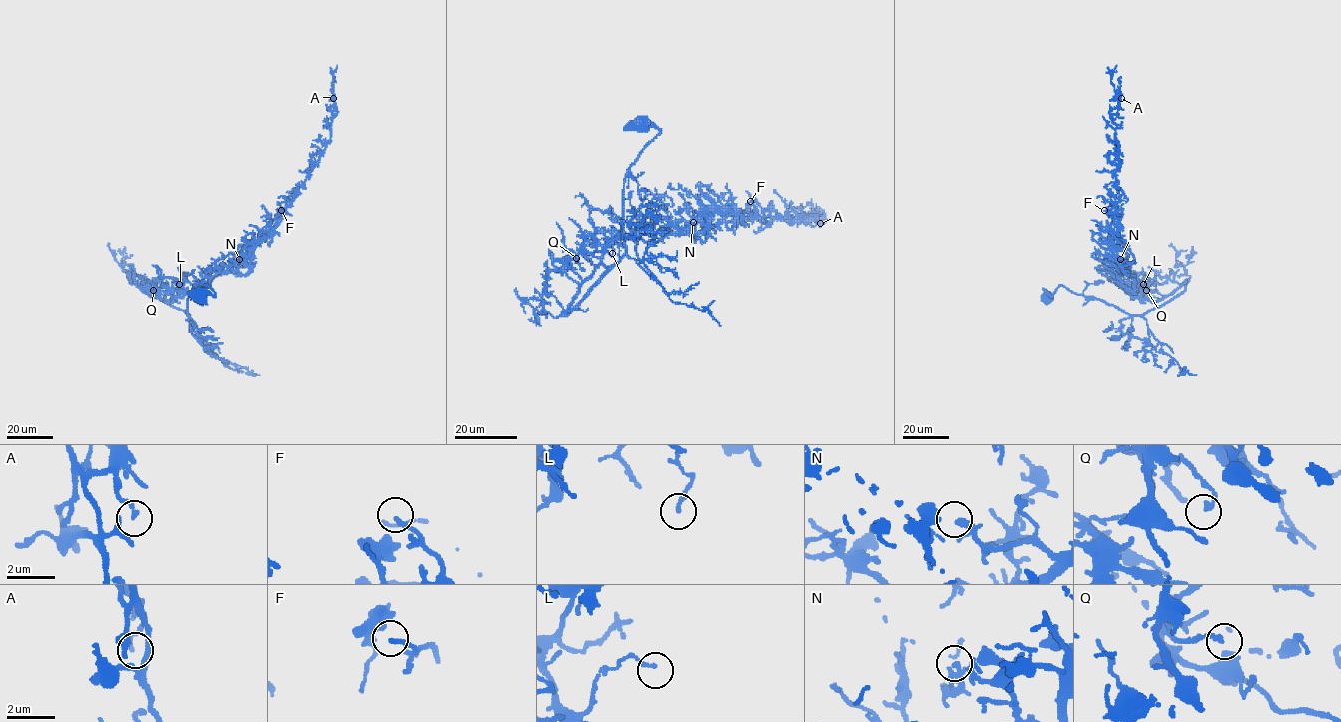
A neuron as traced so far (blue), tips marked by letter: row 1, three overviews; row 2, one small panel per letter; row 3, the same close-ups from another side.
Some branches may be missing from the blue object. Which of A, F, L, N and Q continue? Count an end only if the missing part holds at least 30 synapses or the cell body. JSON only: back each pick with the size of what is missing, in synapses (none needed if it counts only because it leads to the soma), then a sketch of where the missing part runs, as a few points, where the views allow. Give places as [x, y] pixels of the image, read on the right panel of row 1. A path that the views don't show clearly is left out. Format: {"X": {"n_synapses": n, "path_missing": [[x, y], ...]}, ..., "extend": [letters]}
{"N": {"n_synapses": 35}, "extend": ["N"]}

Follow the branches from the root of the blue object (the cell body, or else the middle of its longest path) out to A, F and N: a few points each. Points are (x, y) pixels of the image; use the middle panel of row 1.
A: (640, 123), (660, 132), (625, 179), (625, 255), (565, 315), (625, 235), (820, 223)
F: (640, 123), (660, 132), (625, 179), (625, 255), (565, 315), (614, 240), (705, 241), (755, 215), (750, 201)
N: (640, 123), (660, 132), (625, 179), (625, 255), (563, 313), (614, 240), (691, 235), (693, 222)

